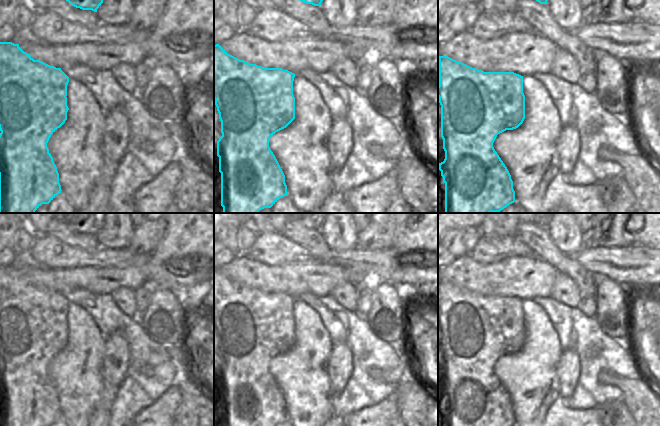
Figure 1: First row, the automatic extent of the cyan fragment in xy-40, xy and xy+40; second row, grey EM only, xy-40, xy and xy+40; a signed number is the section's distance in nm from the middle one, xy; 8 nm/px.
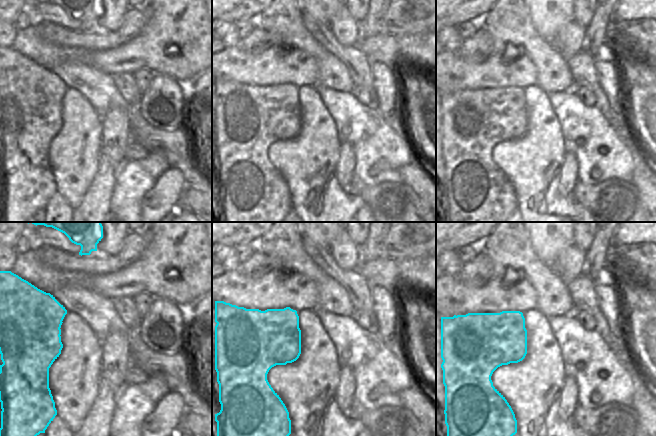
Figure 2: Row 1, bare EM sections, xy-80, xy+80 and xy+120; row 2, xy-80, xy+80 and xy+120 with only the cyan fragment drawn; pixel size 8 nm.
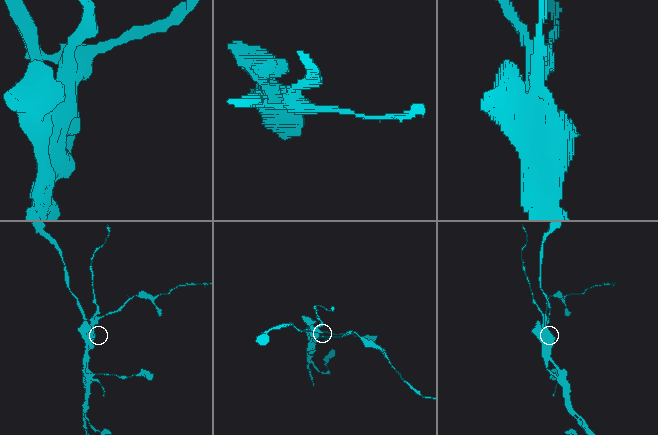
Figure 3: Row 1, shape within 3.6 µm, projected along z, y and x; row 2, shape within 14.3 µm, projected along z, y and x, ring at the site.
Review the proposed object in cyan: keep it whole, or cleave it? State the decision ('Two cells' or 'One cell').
Two cells

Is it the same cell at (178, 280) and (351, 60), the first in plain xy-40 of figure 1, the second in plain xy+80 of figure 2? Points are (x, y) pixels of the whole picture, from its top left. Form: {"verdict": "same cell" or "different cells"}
{"verdict": "different cells"}

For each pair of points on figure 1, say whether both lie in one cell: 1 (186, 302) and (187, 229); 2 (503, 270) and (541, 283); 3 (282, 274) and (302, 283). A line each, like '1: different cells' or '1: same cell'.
1: different cells
2: same cell
3: same cell

